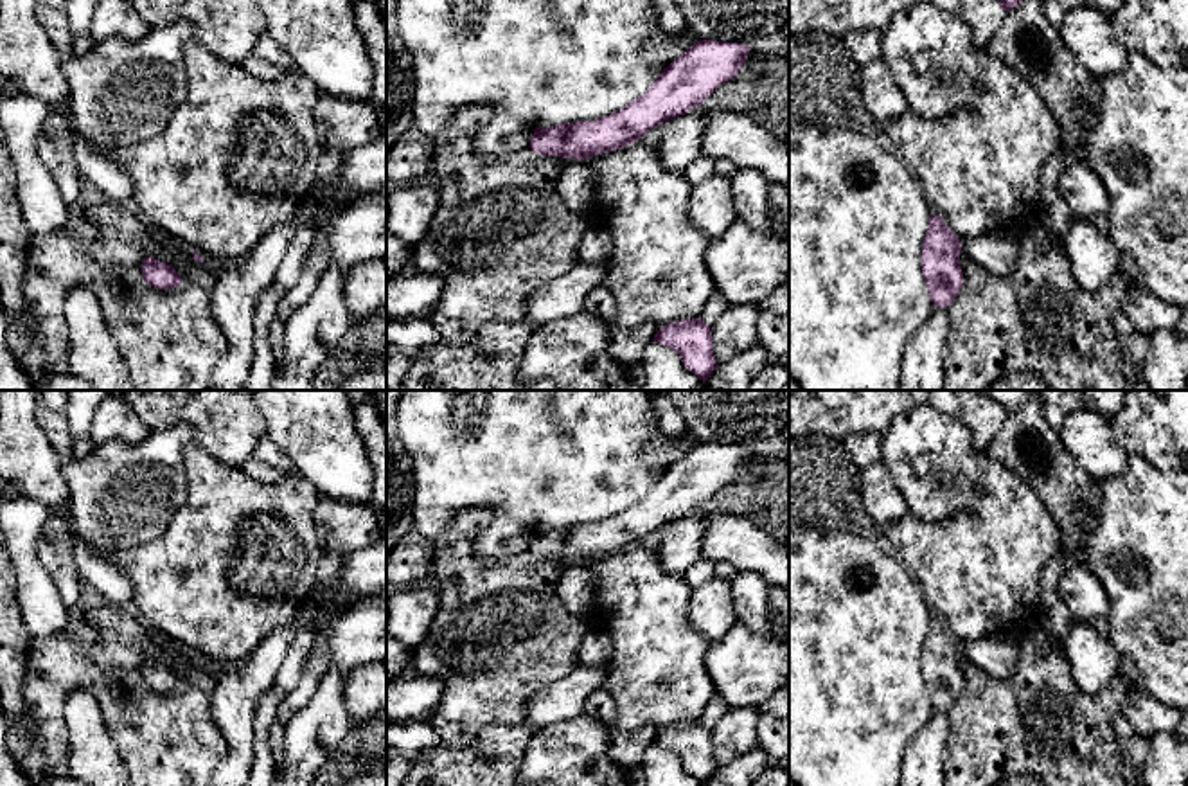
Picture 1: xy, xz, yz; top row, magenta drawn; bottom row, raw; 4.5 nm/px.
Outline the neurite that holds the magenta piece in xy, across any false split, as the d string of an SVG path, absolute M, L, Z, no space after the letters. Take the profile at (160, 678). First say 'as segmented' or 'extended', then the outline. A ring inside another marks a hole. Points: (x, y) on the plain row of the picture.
as segmented; M146 660L142 665L144 683L156 692L169 692L182 689L180 676L167 665L160 665L155 660Z

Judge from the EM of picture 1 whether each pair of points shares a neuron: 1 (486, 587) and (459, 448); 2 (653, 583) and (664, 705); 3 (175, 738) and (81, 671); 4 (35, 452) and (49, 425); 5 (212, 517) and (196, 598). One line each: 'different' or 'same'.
1: different
2: same
3: same
4: different
5: same

